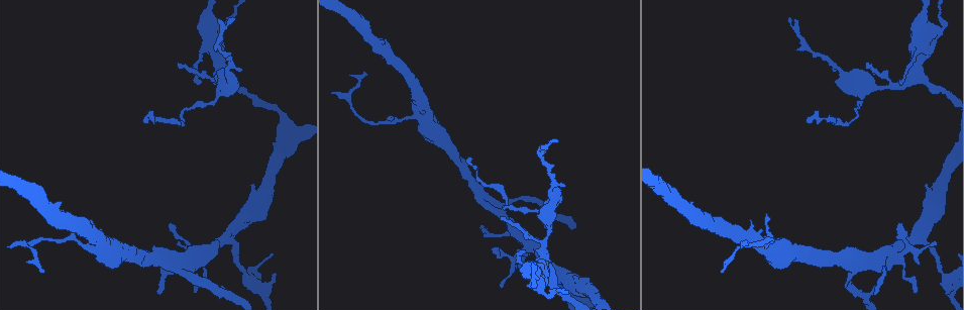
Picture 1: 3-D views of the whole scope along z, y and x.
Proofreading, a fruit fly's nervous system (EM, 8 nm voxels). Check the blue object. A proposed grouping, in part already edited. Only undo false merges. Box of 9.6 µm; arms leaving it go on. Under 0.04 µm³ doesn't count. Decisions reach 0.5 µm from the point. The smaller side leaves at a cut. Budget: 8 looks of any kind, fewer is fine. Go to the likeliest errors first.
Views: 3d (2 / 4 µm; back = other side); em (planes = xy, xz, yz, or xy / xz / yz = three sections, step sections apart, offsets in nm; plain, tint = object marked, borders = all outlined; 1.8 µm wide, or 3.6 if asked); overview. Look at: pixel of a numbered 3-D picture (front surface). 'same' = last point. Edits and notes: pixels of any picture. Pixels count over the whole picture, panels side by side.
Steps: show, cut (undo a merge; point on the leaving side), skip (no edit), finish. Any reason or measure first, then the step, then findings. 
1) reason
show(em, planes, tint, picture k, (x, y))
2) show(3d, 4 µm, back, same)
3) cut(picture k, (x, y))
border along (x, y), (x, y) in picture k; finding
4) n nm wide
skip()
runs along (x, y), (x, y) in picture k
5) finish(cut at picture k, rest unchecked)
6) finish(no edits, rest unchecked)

four arms meet
show(3d, 2 µm, picture 1, (172, 257))

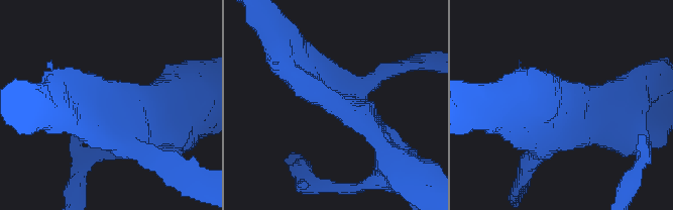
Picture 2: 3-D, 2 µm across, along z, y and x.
4 arms
show(em, xy, step 16, tint, picture 2, (107, 101))

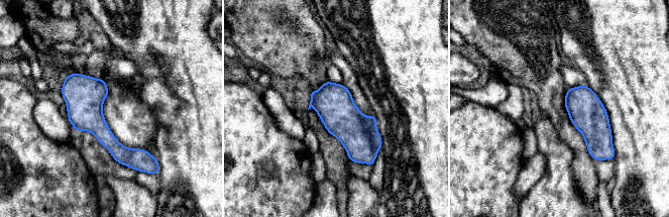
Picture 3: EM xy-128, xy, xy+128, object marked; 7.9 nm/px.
another direction
show(em, planes, borders, same)

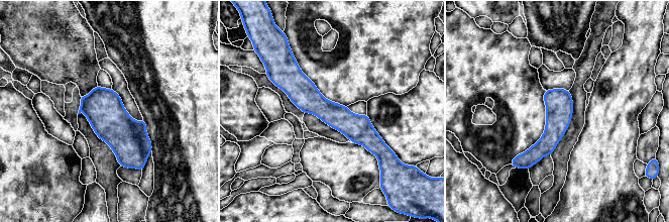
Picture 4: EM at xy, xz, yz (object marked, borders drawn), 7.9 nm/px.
skip()
one cell here

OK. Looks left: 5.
sudden change in width
show(em, planes, tint, picture 1, (836, 67))

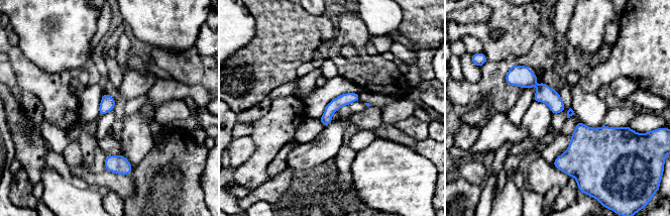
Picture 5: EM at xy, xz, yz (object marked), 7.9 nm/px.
skip()
runs along (514, 68), (561, 108) in picture 5; one cell here

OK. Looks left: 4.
calibre changes
show(em, xz, step 16, borders, picture 1, (922, 41))

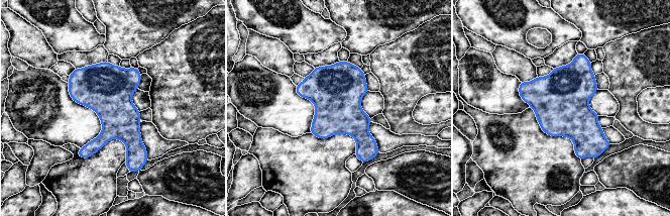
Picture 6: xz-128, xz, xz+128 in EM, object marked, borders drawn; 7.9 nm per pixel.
another direction
show(em, planes, borders, same)

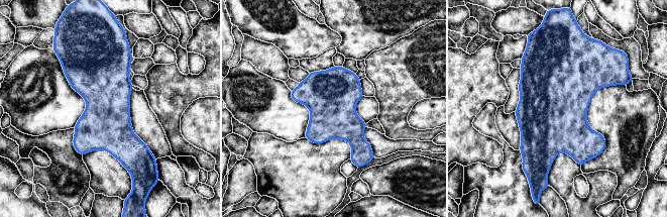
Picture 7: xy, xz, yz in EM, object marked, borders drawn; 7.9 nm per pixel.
400 nm wide
skip()
continuous, no second cell

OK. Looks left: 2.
finish(no edits, rest unchecked)

